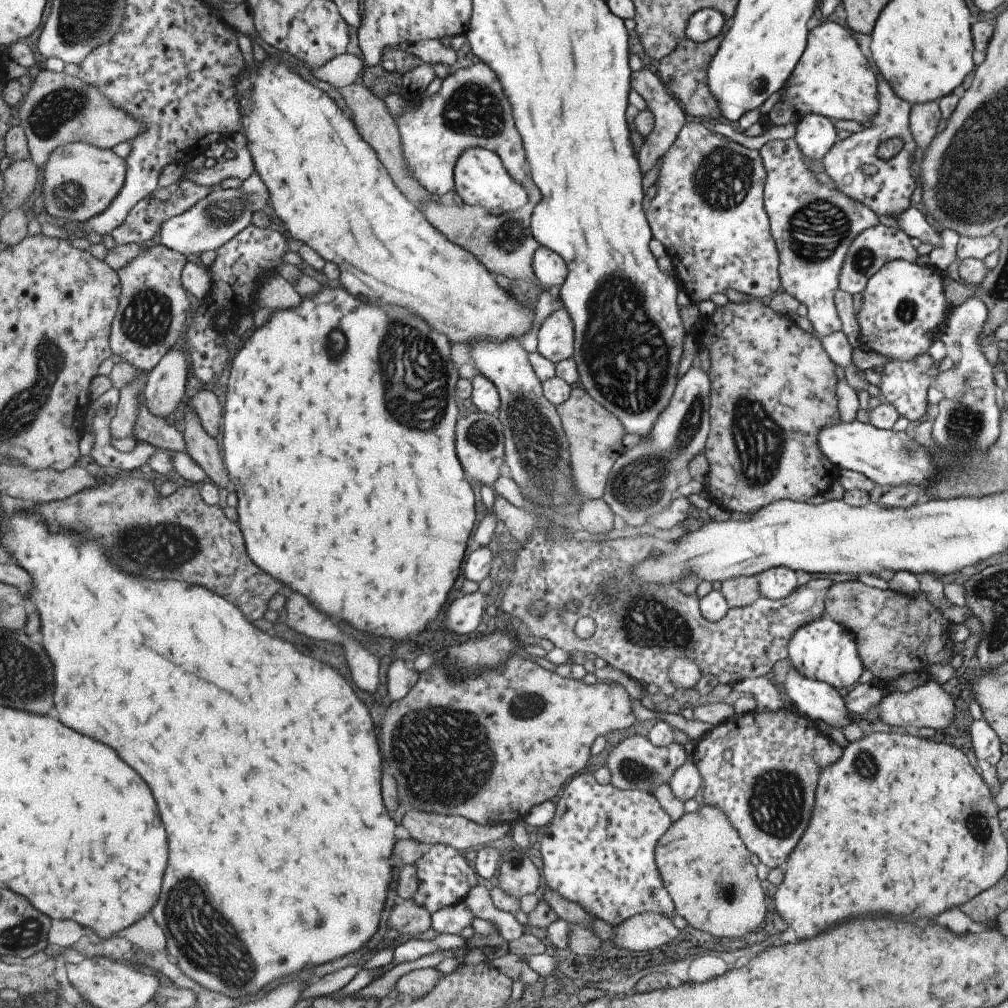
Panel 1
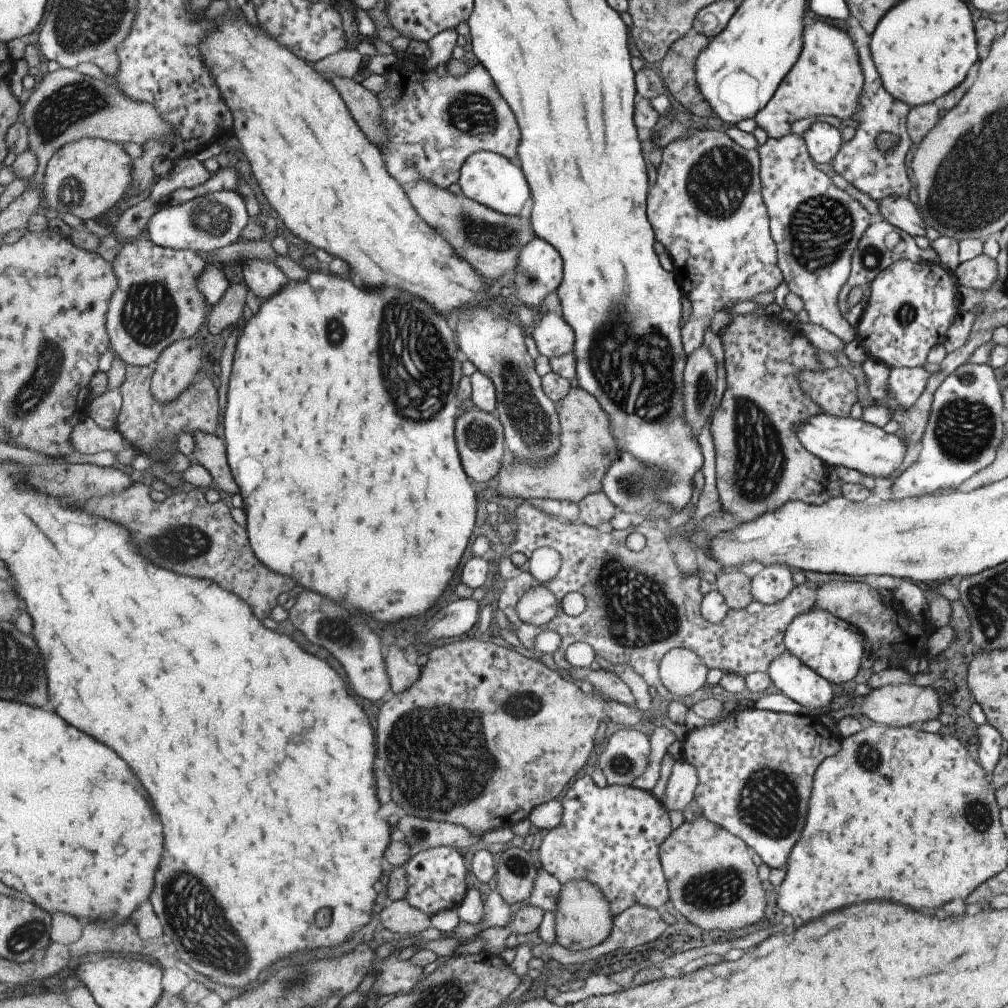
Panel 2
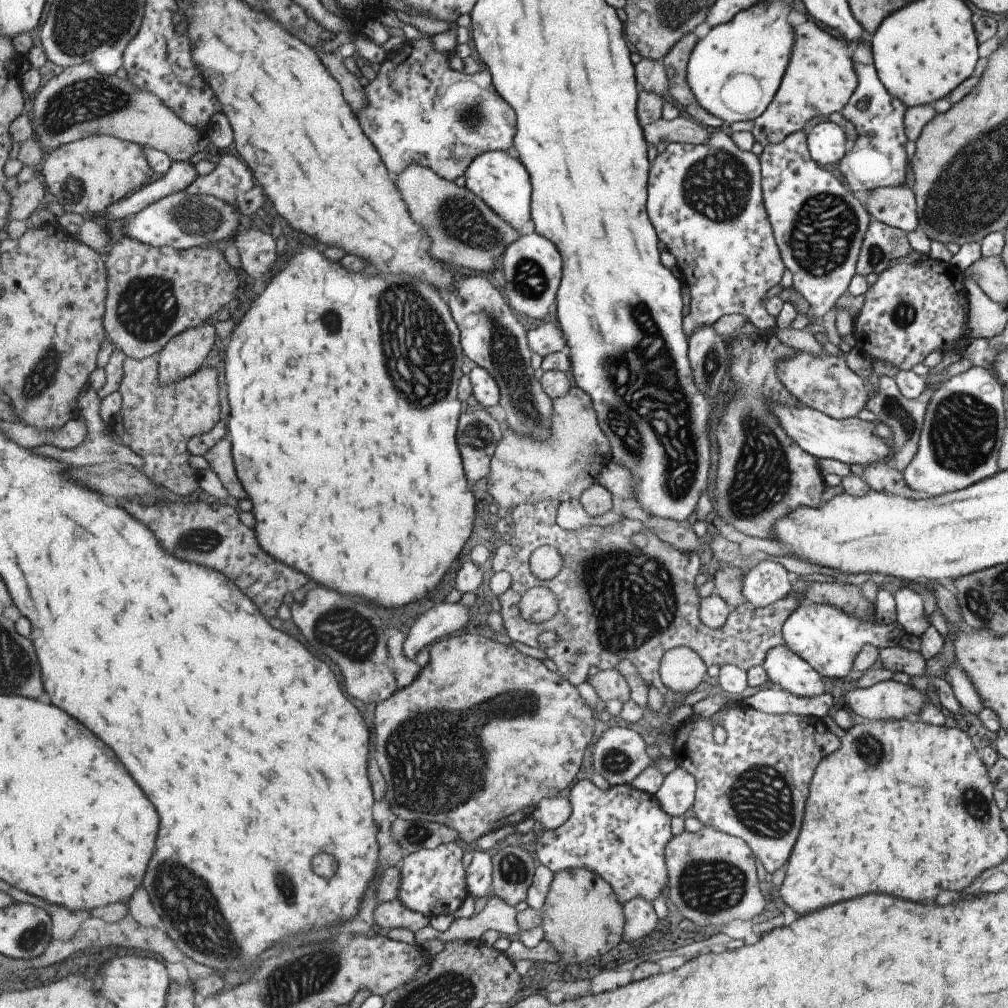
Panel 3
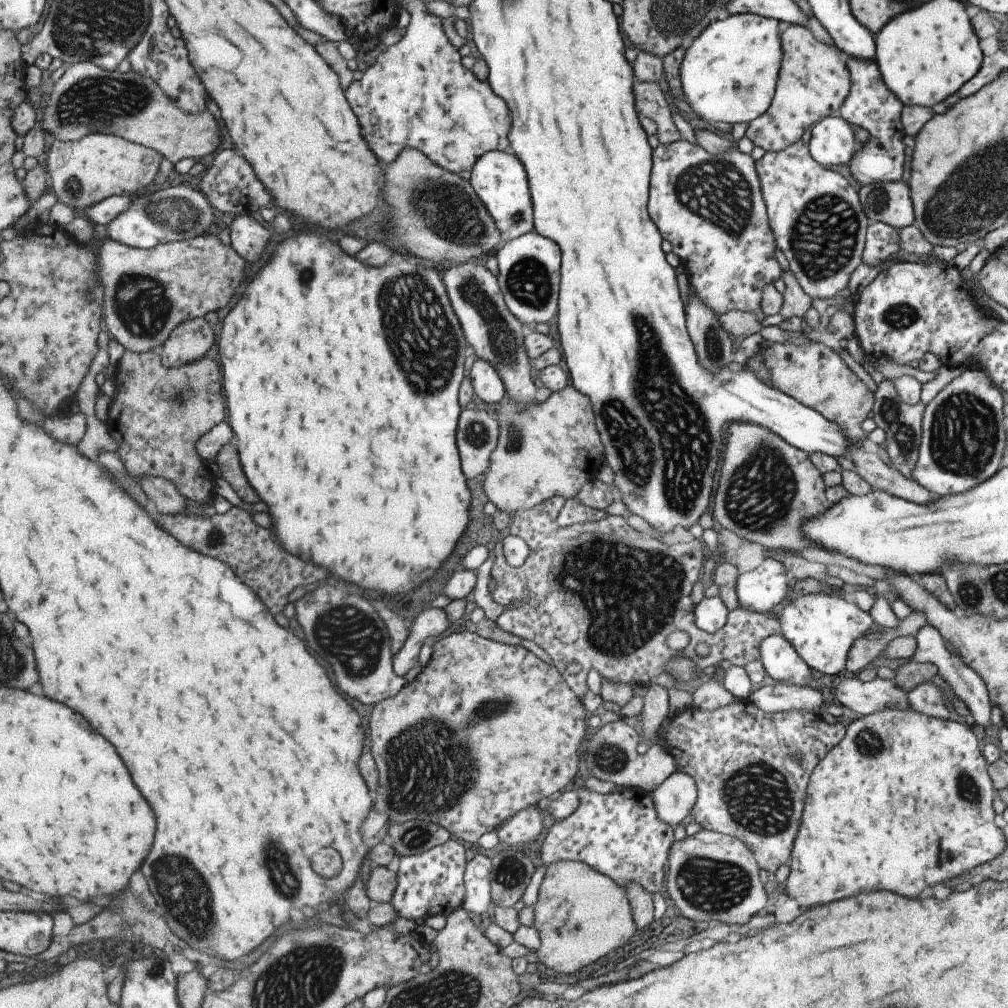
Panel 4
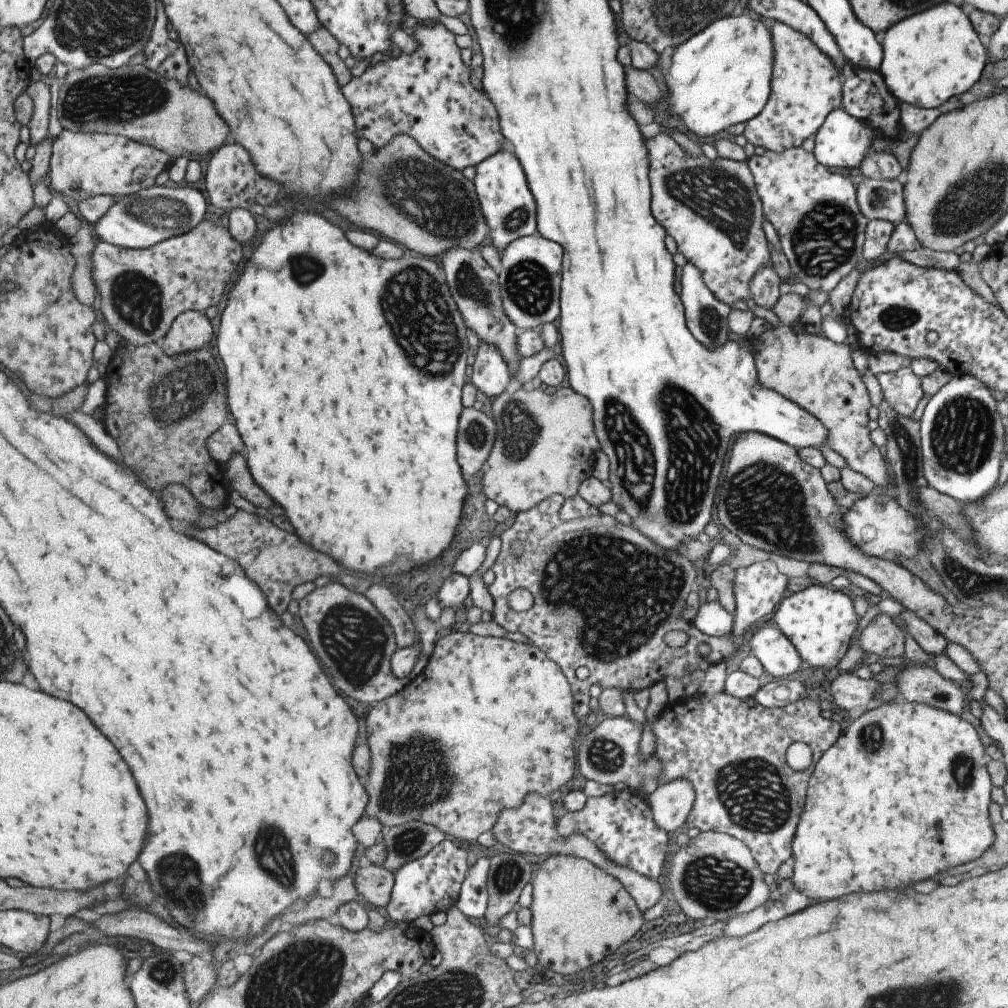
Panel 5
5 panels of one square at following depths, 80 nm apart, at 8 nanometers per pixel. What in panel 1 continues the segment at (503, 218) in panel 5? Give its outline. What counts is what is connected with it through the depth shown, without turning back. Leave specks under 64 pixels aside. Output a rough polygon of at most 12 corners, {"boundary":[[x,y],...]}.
{"boundary":[[469,147],[451,193],[489,212],[530,204],[500,158]]}

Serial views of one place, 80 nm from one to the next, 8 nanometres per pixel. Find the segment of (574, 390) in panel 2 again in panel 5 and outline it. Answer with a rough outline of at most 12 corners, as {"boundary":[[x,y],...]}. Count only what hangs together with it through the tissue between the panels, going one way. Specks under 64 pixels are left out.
{"boundary":[[571,387],[503,391],[481,476],[514,514],[571,498],[599,446]]}

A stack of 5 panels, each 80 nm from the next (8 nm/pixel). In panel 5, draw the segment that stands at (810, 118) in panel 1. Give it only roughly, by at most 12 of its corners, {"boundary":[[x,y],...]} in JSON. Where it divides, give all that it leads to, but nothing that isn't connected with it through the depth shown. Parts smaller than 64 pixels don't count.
{"boundary":[[841,106],[815,131],[813,158],[856,167],[879,131]]}

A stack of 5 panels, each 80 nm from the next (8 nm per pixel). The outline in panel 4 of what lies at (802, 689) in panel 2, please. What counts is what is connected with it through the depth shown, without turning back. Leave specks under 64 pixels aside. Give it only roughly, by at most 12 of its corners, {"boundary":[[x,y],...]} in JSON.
{"boundary":[[781,634],[764,638],[759,662],[773,680],[798,687],[810,668]]}

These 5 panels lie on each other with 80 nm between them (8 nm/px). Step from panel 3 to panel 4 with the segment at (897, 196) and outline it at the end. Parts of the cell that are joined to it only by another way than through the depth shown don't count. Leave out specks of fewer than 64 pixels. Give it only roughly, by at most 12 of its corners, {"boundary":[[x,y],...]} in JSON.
{"boundary":[[908,184],[857,188],[869,222],[900,230],[914,224]]}

